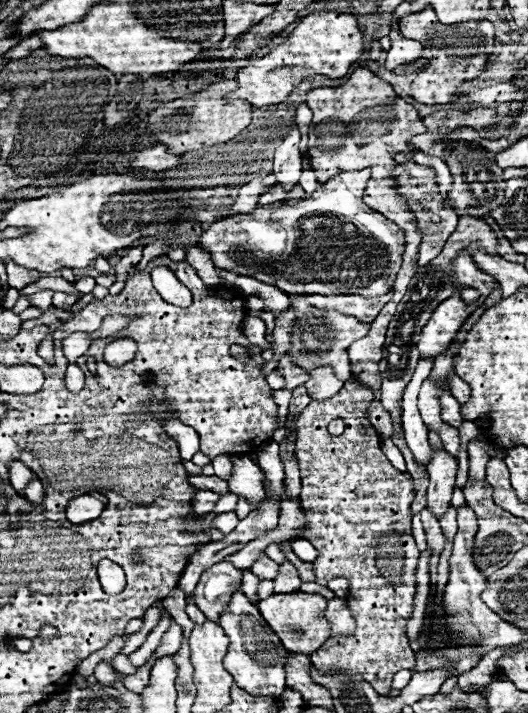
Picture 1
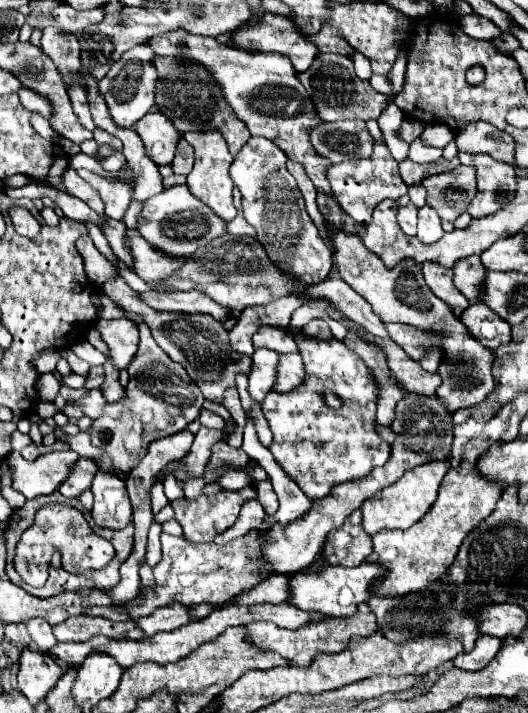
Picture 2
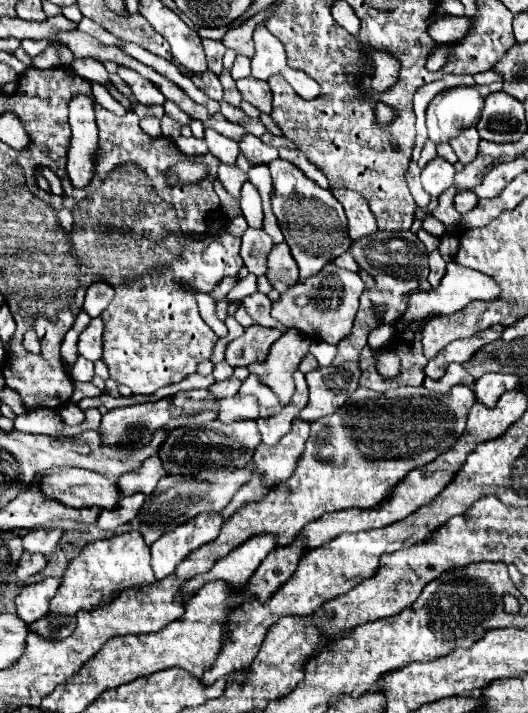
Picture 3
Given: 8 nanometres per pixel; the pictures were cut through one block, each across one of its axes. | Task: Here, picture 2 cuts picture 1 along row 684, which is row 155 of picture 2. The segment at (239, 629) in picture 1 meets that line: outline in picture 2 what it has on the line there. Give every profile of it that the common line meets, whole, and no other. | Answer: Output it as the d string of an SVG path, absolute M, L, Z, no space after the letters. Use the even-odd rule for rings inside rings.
M252 136L230 168L232 180L242 192L244 218L256 228L258 242L274 266L298 282L320 284L332 268L332 250L322 242L318 228L310 220L296 180L286 170L286 160L286 154L272 140Z

